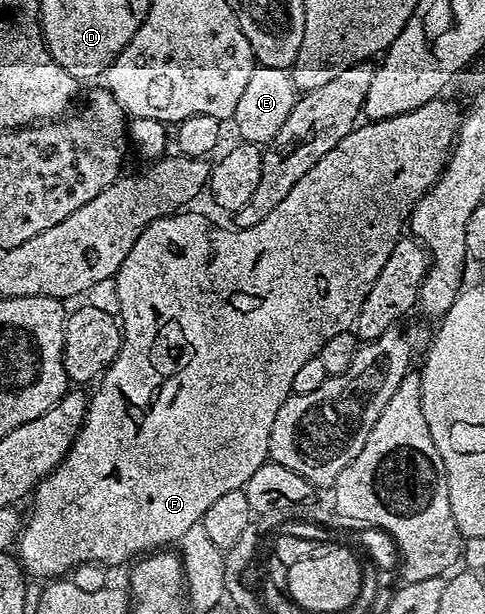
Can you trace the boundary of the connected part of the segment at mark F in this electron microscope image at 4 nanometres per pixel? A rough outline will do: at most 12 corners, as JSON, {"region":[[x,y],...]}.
{"region":[[461,109],[360,124],[261,223],[159,217],[35,488],[35,579],[166,550],[267,464]]}

